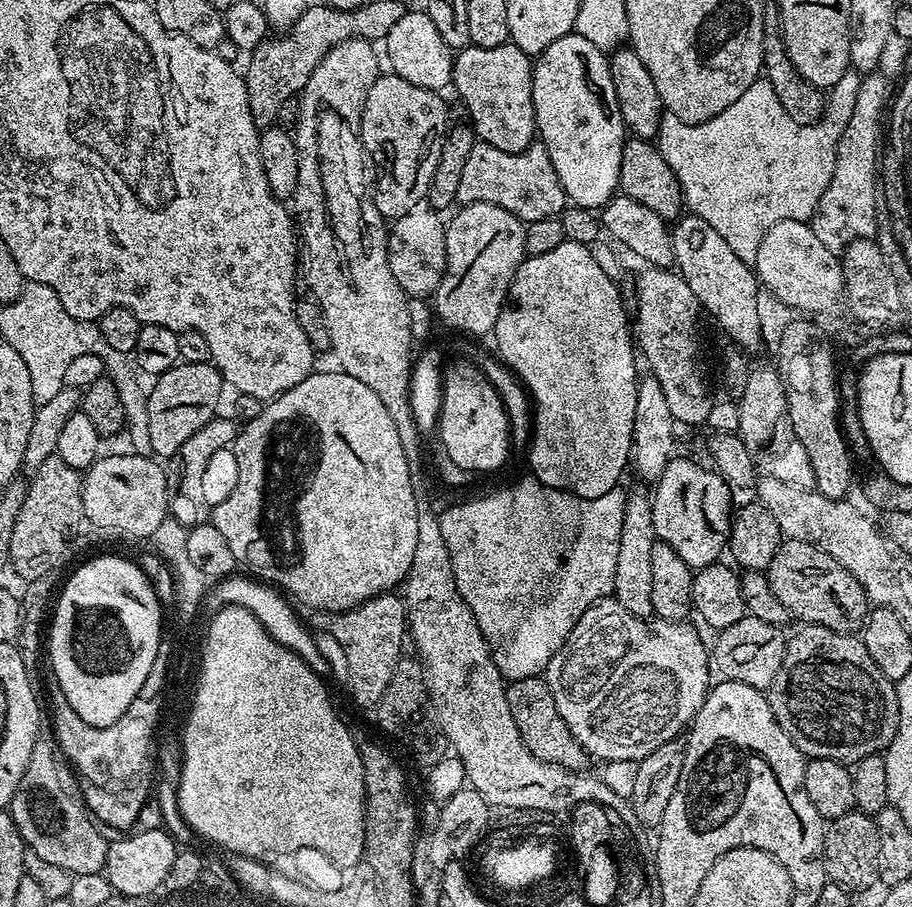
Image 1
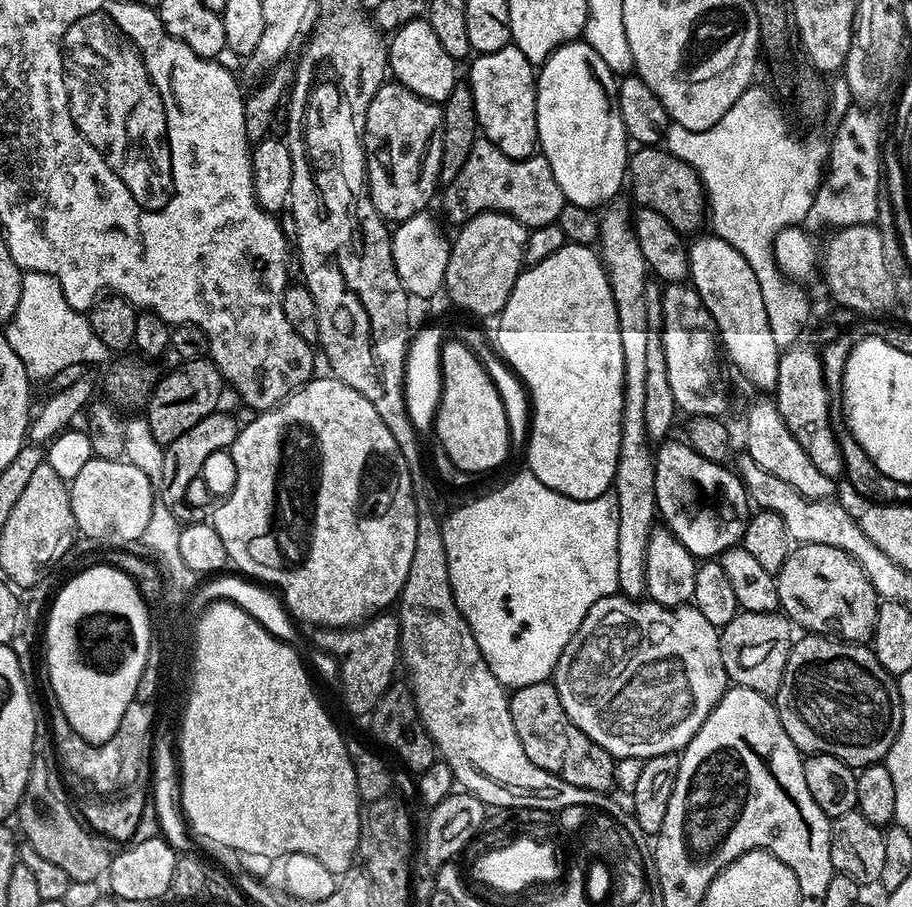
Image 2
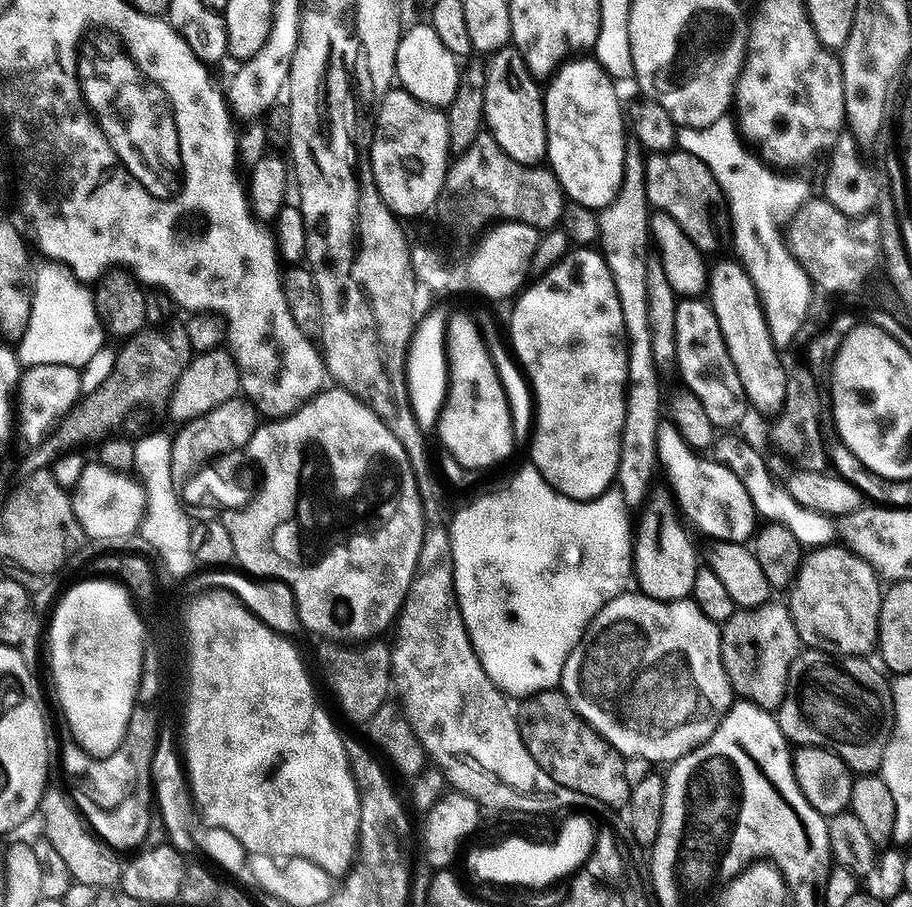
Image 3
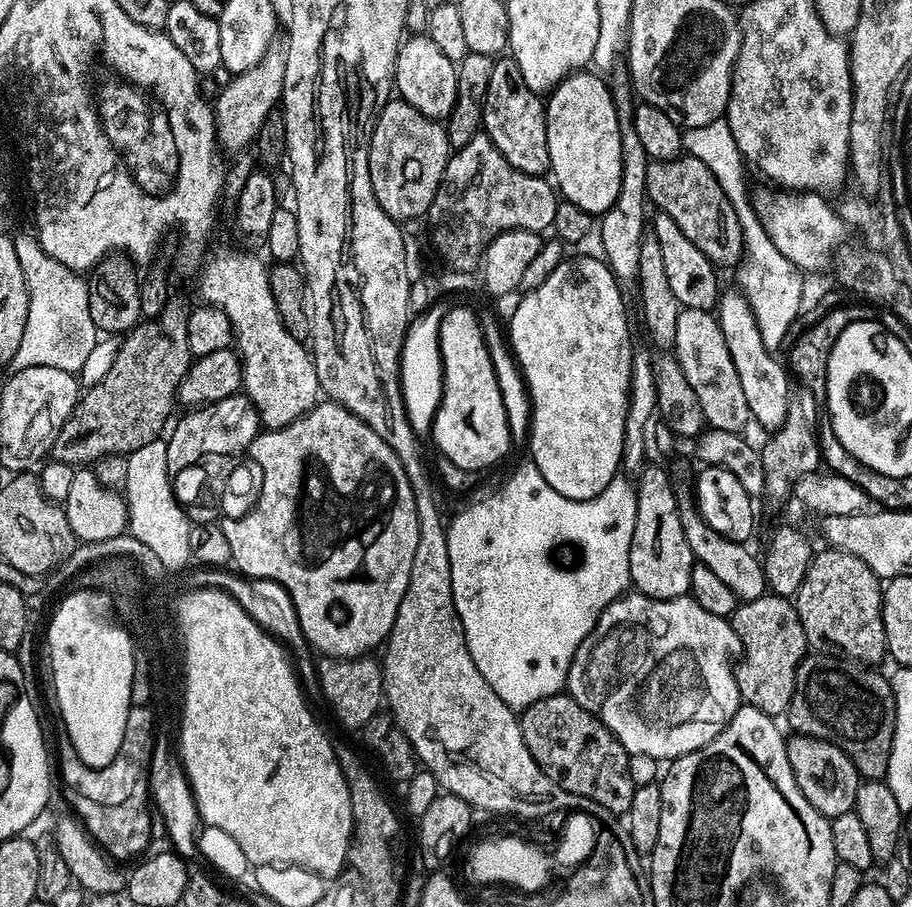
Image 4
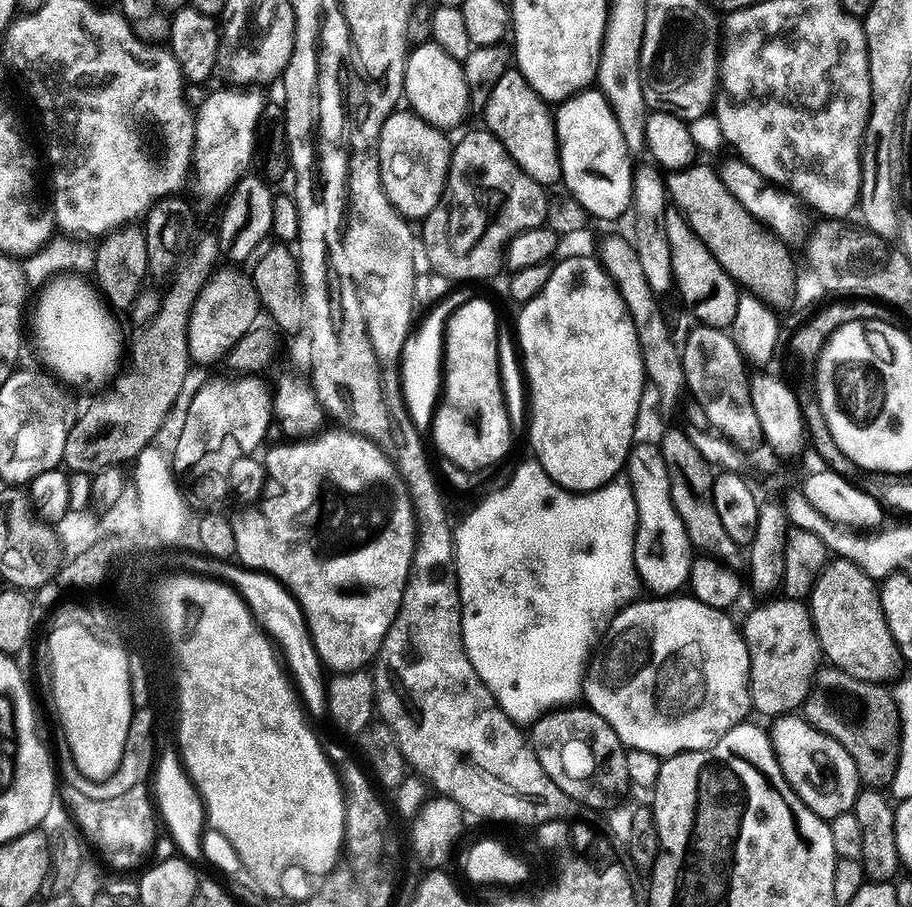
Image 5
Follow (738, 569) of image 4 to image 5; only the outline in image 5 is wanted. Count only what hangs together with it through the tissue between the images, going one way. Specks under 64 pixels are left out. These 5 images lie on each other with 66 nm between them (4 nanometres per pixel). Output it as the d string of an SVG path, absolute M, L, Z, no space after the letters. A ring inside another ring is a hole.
M669 427L658 447L662 454L662 462L666 462L666 470L670 474L670 494L674 502L674 510L678 510L686 526L686 534L693 549L728 566L735 566L734 564L739 560L741 563L741 545L736 544L734 538L730 538L730 534L726 534L726 526L722 526L722 518L718 518L718 512L712 501L714 479L712 465L706 462L706 458L702 458L702 454L698 454L698 449L694 447L694 442L690 442L685 429Z

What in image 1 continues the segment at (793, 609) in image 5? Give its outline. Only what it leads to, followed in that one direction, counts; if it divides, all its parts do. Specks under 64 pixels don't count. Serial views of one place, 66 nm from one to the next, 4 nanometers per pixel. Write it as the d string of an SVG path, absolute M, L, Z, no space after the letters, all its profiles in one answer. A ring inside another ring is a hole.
M747 614L734 626L719 629L716 645L711 645L710 656L720 667L720 676L725 680L737 680L746 686L754 686L767 690L774 682L778 670L782 666L784 651L788 645L783 627L762 622L762 618L754 618Z

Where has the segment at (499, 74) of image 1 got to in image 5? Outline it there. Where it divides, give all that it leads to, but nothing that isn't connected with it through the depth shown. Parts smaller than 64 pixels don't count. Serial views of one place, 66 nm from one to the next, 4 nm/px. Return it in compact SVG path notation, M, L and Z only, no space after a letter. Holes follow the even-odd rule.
M509 66L494 82L494 90L490 90L490 98L482 113L483 123L492 132L498 142L510 154L512 161L534 178L534 182L551 186L560 180L560 147L556 141L556 122L553 113L548 112L549 105L526 82L519 68Z

